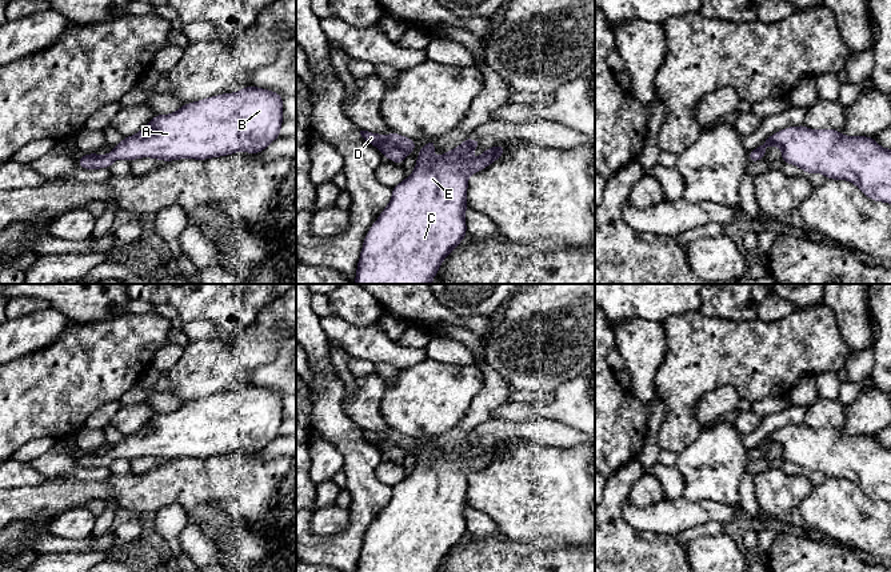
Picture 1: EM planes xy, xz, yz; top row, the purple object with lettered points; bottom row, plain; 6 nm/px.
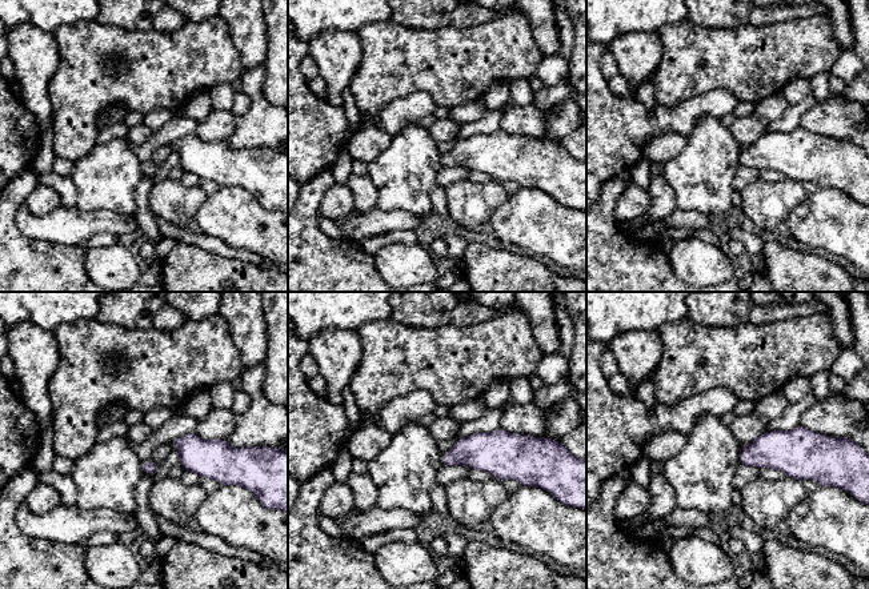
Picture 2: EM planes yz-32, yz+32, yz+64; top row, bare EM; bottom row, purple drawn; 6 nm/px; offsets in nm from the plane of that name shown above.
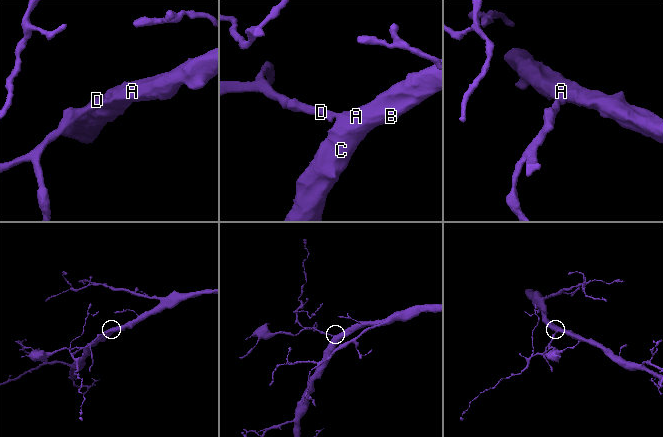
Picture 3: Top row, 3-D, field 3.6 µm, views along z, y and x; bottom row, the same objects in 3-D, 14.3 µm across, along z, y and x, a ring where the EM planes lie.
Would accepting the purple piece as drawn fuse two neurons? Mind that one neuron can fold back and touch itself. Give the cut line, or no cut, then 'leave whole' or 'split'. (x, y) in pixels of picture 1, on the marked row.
cut none; leave whole

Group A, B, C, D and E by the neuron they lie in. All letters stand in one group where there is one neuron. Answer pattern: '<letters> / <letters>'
A B C D E

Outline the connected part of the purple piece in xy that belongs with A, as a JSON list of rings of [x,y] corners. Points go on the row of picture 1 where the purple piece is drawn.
[[[249,85],[240,92],[221,93],[184,104],[169,115],[156,115],[136,135],[124,137],[108,155],[84,155],[77,160],[77,165],[84,169],[100,169],[111,168],[116,159],[132,161],[152,157],[173,161],[179,159],[207,160],[233,155],[239,151],[259,153],[280,137],[281,124],[281,95]]]

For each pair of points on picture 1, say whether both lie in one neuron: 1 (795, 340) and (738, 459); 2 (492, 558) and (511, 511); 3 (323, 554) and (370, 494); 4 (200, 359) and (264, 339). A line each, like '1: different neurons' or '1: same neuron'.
1: different neurons
2: different neurons
3: same neuron
4: same neuron

